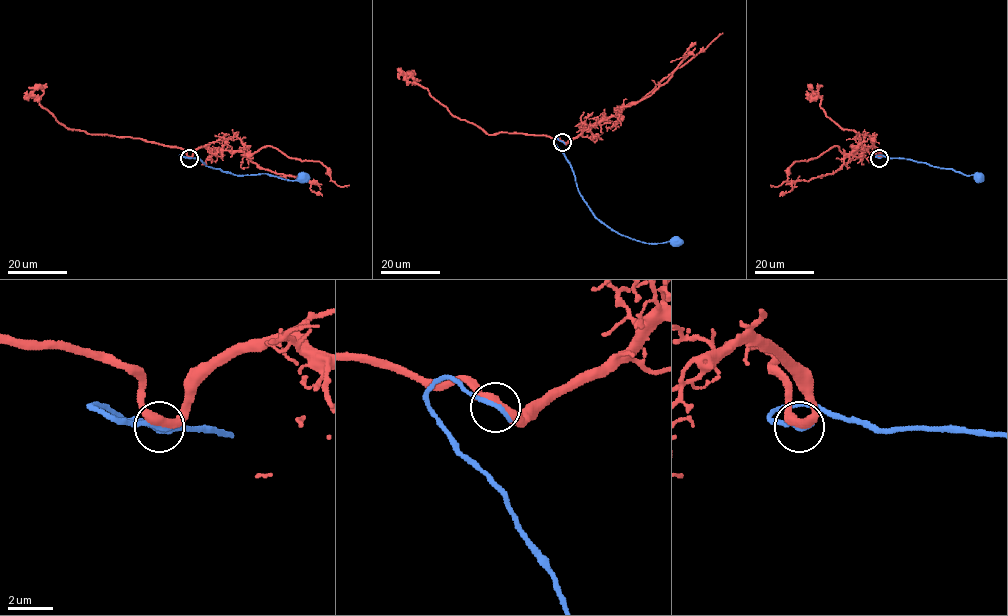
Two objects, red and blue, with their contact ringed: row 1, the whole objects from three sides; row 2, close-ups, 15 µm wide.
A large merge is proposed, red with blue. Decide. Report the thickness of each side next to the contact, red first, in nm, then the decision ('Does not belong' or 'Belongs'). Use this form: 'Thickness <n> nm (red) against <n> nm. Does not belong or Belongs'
Thickness 360 nm (red) against 280 nm. Belongs

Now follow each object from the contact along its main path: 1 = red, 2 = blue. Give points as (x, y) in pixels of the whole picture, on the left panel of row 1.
1: (189, 157), (204, 147), (253, 154), (272, 146), (289, 157), (318, 161), (332, 181), (340, 186), (349, 185)
2: (189, 158), (180, 155), (196, 158), (207, 166), (235, 175), (262, 173), (289, 180), (302, 176)

